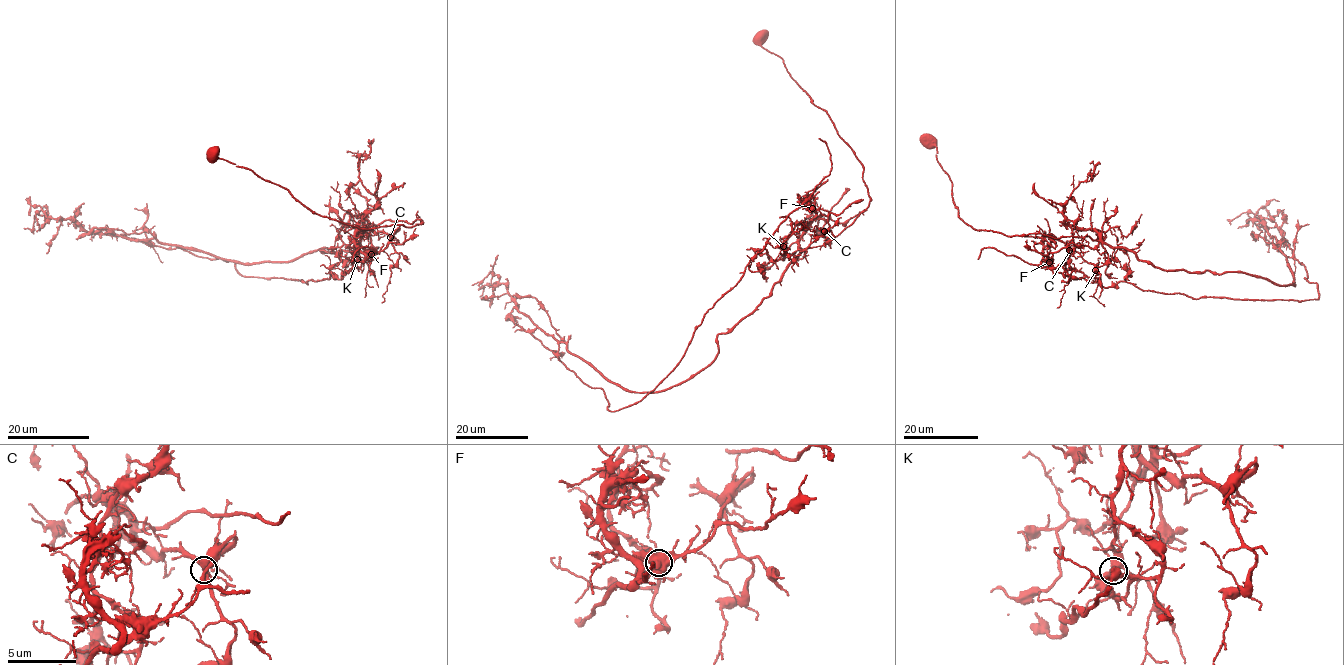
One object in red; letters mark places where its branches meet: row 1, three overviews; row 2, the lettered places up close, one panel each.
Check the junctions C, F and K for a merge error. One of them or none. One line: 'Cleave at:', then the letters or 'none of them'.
Cleave at: F

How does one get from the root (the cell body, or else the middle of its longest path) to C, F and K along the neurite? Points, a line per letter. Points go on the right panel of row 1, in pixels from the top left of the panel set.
C: (929, 140), (952, 184), (957, 215), (967, 224), (1005, 235), (1083, 237), (1079, 245), (1069, 243), (1069, 250)
F: (929, 140), (968, 225), (1009, 236), (1083, 237), (1049, 261)
K: (929, 140), (967, 224), (1005, 235), (1098, 240), (1094, 230), (1072, 234), (1074, 250), (1095, 270)

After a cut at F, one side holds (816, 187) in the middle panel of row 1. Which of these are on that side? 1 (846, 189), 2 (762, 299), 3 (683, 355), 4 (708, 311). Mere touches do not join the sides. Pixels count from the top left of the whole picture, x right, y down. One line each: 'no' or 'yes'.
1: no
2: no
3: yes
4: yes

